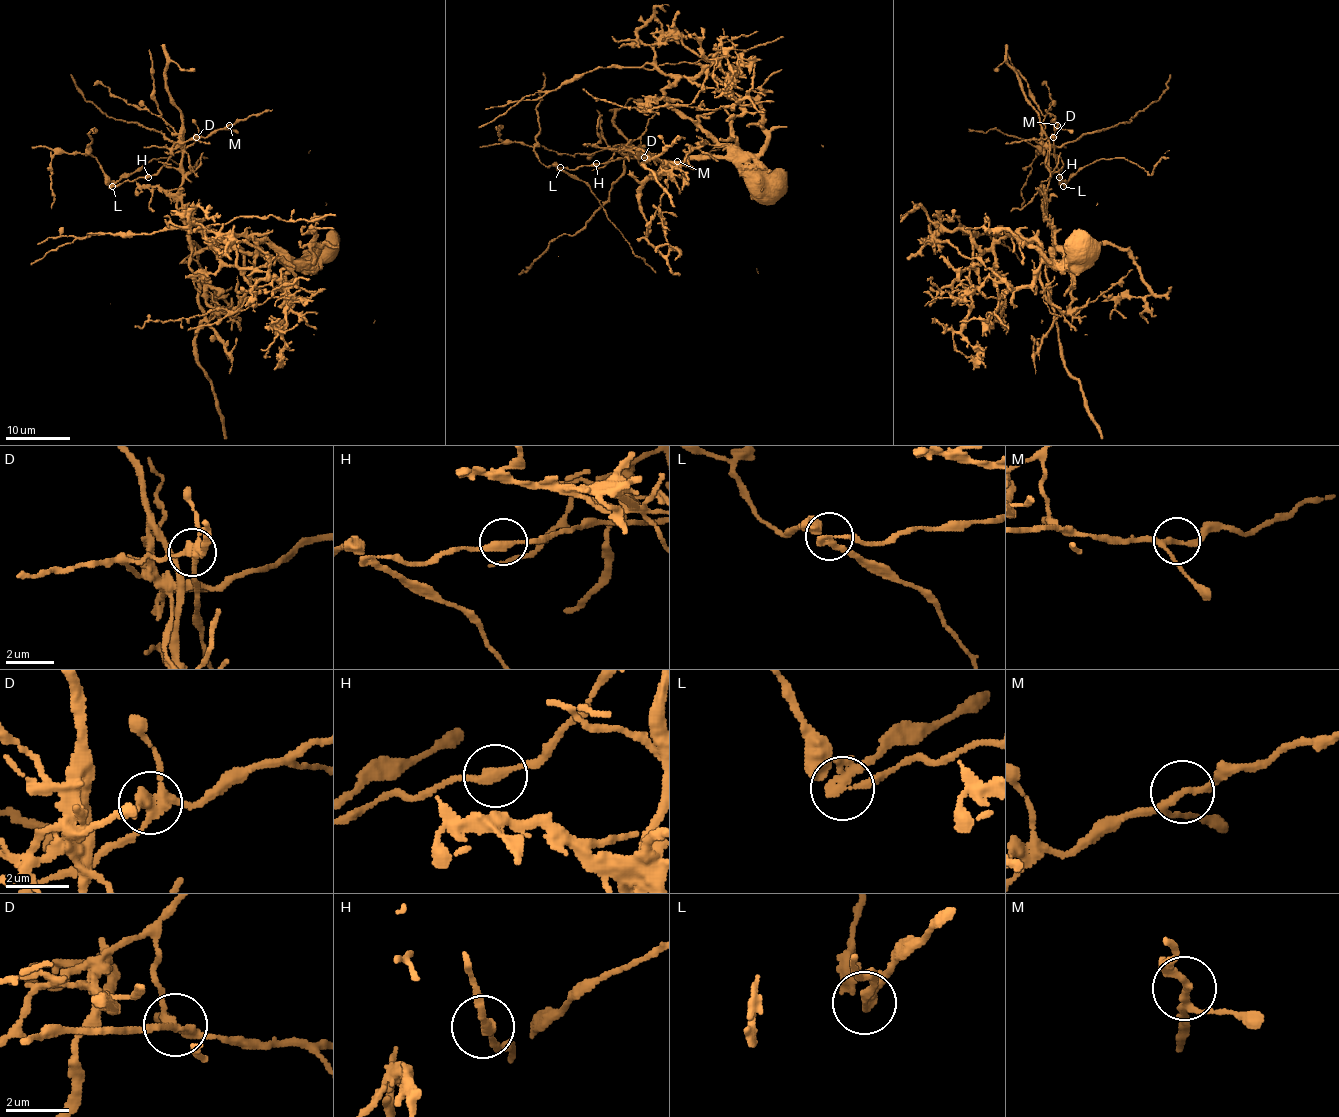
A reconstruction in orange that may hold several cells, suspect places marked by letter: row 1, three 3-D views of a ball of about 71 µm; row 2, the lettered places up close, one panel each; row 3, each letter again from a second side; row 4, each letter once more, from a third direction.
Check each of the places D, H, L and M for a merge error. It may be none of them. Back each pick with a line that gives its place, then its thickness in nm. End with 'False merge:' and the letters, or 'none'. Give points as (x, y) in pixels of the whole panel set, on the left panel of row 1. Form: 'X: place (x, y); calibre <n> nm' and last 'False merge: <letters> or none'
D: place (196, 137); calibre 280 nm
L: place (112, 186); calibre 190 nm
False merge: D, L

